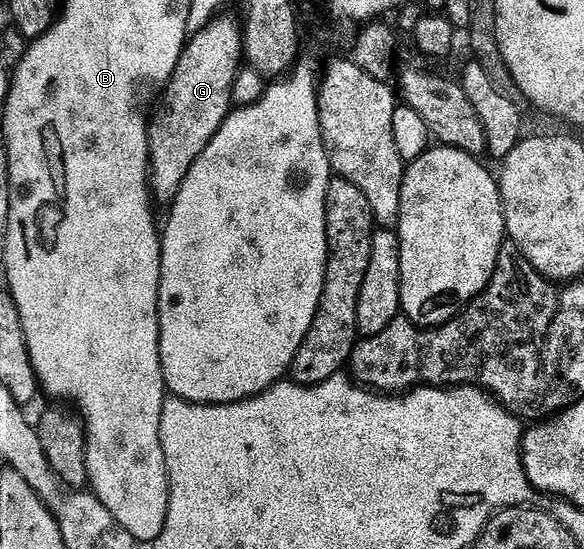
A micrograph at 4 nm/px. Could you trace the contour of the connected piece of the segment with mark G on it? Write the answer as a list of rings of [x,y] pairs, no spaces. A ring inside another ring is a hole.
[[[224,17],[214,18],[208,26],[195,31],[189,37],[168,85],[165,86],[163,95],[155,107],[156,115],[154,113],[151,115],[148,128],[150,185],[153,199],[157,203],[170,204],[176,199],[182,180],[186,180],[186,172],[194,168],[194,160],[198,160],[198,156],[206,152],[206,144],[214,140],[218,128],[222,128],[222,124],[234,109],[232,101],[234,80],[240,75],[242,63],[245,61],[244,31],[237,19],[235,22],[232,18]]]

